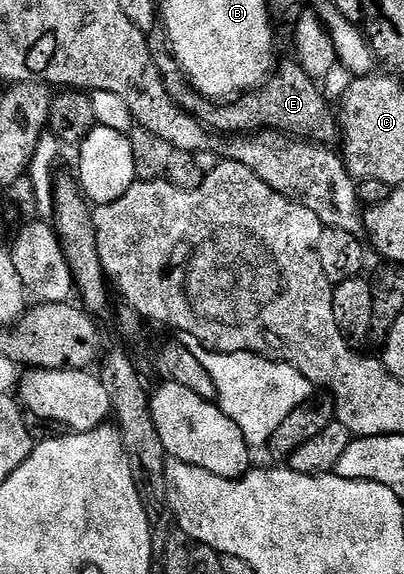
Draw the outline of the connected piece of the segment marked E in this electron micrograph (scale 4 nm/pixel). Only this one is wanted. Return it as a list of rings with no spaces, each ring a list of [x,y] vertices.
[[[163,47],[153,48],[154,63],[158,67],[158,71],[163,75],[166,83],[166,91],[170,95],[170,99],[174,99],[174,103],[182,111],[189,113],[194,119],[198,119],[198,123],[202,123],[206,128],[211,129],[217,135],[247,135],[249,133],[259,133],[261,131],[279,131],[287,133],[294,137],[299,137],[306,141],[314,141],[317,143],[332,143],[338,137],[338,113],[335,108],[328,106],[328,101],[324,98],[324,93],[319,89],[317,78],[312,77],[300,65],[299,61],[289,59],[289,61],[281,60],[278,68],[275,70],[274,76],[263,87],[249,91],[239,99],[233,100],[231,103],[217,103],[215,100],[202,96],[195,87],[193,87],[184,73],[180,70],[180,64],[172,55],[171,48]]]

